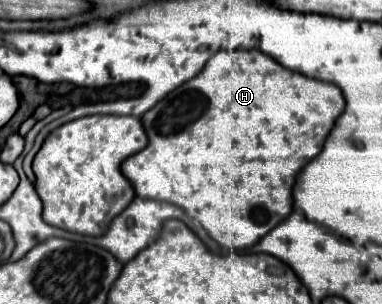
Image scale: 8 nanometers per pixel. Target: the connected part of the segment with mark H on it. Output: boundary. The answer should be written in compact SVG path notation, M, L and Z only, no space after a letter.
M257 49L219 51L197 77L171 91L143 115L149 145L131 155L121 169L139 197L175 203L191 219L197 219L219 245L247 249L291 213L293 183L305 163L321 153L325 137L343 109L343 93L333 83L293 73Z

